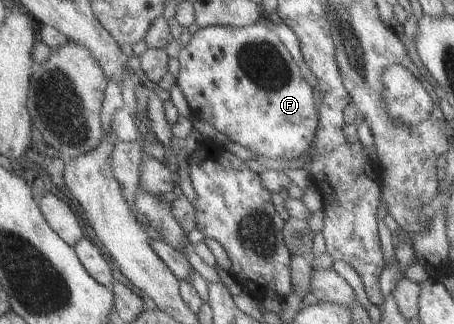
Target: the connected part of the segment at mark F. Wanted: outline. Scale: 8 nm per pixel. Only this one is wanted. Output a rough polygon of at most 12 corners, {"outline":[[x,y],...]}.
{"outline":[[267,25],[200,28],[176,85],[193,119],[273,160],[318,110]]}

